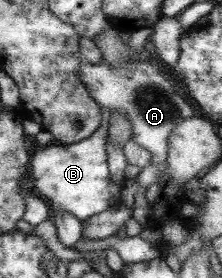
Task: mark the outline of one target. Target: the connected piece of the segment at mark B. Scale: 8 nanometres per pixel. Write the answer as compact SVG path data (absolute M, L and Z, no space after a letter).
M101 108L101 114L100 127L86 139L69 144L48 143L44 149L36 151L29 161L34 192L48 202L50 210L66 211L82 223L88 217L121 203L123 184L112 183L106 163L109 112Z

